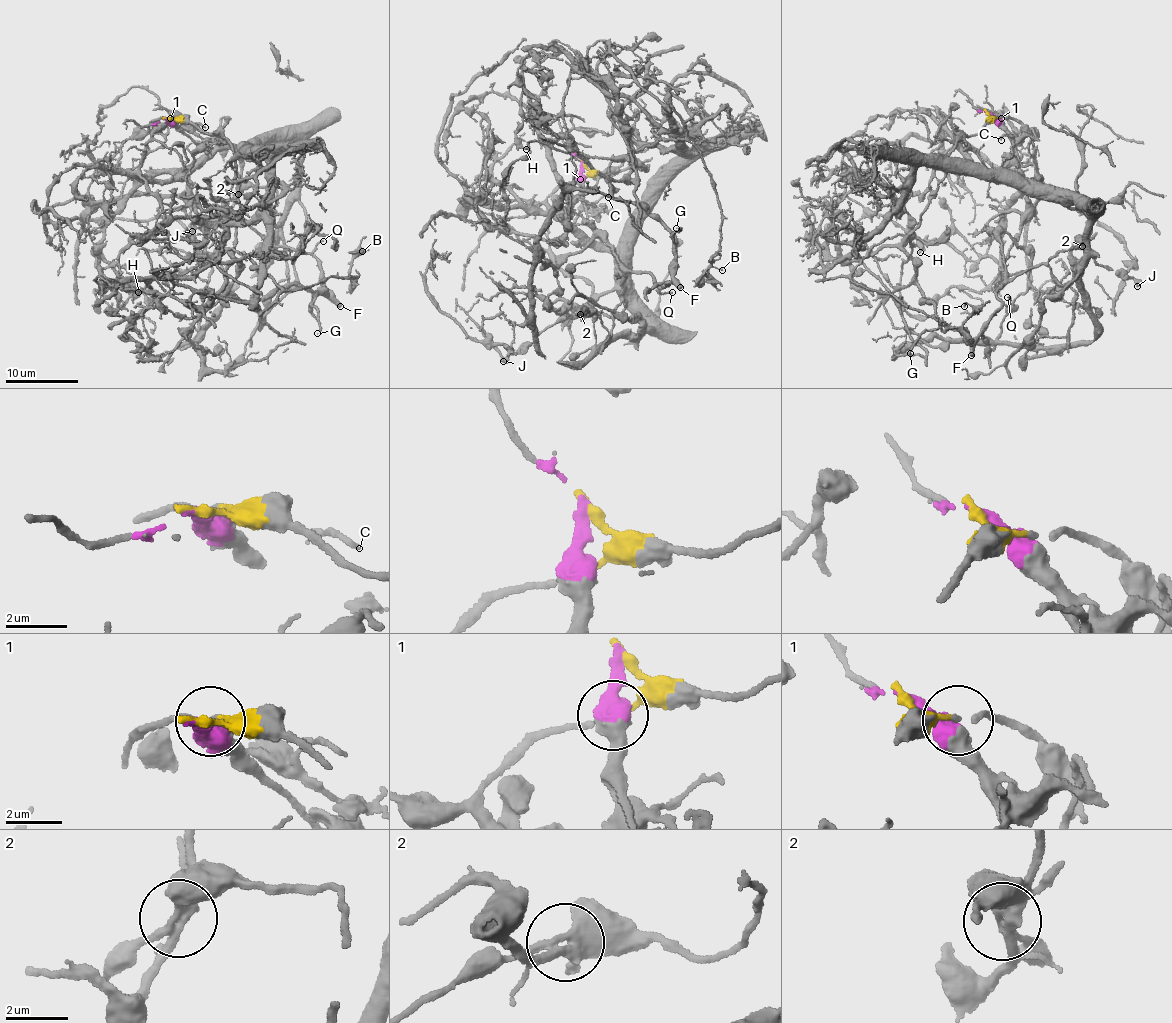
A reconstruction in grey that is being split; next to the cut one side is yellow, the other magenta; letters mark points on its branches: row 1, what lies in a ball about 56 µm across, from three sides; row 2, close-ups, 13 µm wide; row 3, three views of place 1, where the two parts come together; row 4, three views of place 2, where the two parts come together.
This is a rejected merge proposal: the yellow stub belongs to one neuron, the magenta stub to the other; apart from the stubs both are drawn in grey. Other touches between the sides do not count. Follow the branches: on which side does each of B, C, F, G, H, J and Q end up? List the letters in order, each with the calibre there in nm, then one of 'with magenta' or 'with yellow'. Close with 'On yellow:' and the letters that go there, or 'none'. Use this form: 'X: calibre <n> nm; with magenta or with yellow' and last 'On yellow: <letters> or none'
B: calibre 80 nm; with yellow
C: calibre 170 nm; with yellow
F: calibre 480 nm; with yellow
G: calibre 170 nm; with yellow
H: calibre 160 nm; with yellow
J: calibre 400 nm; with yellow
Q: calibre 160 nm; with yellow
On yellow: B, C, F, G, H, J, Q

